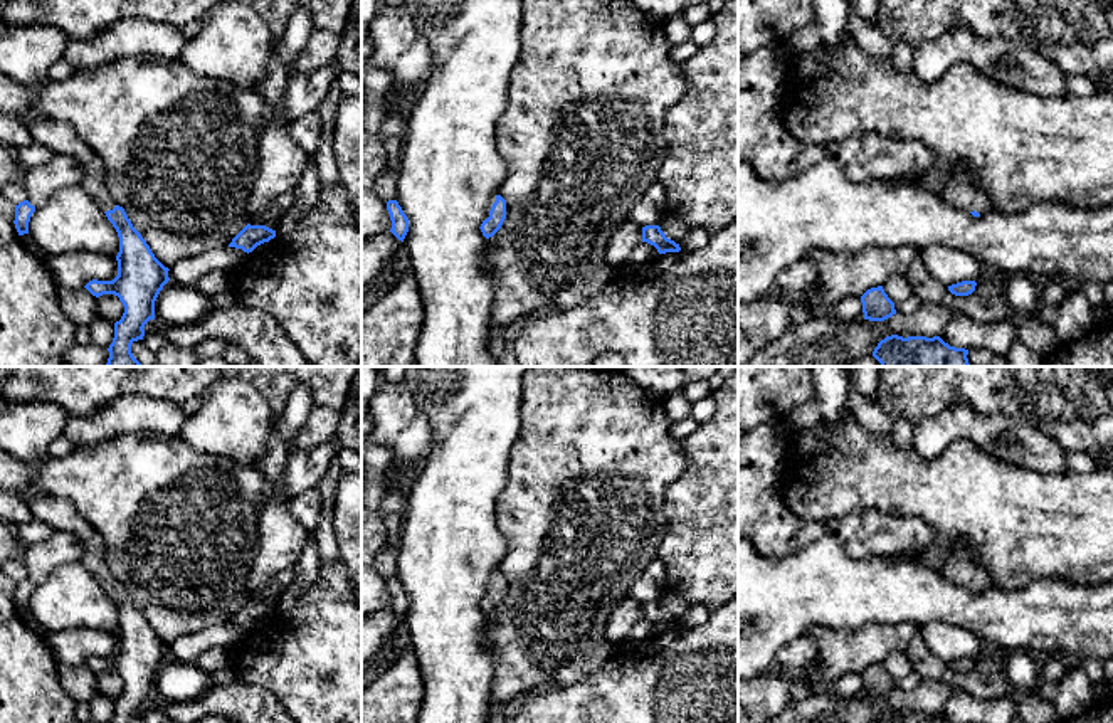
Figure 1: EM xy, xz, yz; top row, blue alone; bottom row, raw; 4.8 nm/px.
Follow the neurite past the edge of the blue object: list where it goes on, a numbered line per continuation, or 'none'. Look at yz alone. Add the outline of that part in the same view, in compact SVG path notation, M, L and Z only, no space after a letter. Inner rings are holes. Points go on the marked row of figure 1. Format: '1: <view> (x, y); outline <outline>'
1: yz (959, 192); outline M957 163L945 187L943 200L963 212L984 214L989 208L987 195L972 182L972 170L967 163Z

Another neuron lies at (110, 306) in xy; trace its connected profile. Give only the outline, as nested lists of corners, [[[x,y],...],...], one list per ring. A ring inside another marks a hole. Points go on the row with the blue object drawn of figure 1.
[[[103,294],[98,298],[98,311],[99,311],[101,318],[116,323],[121,319],[123,313],[124,313],[124,306],[118,296]]]

